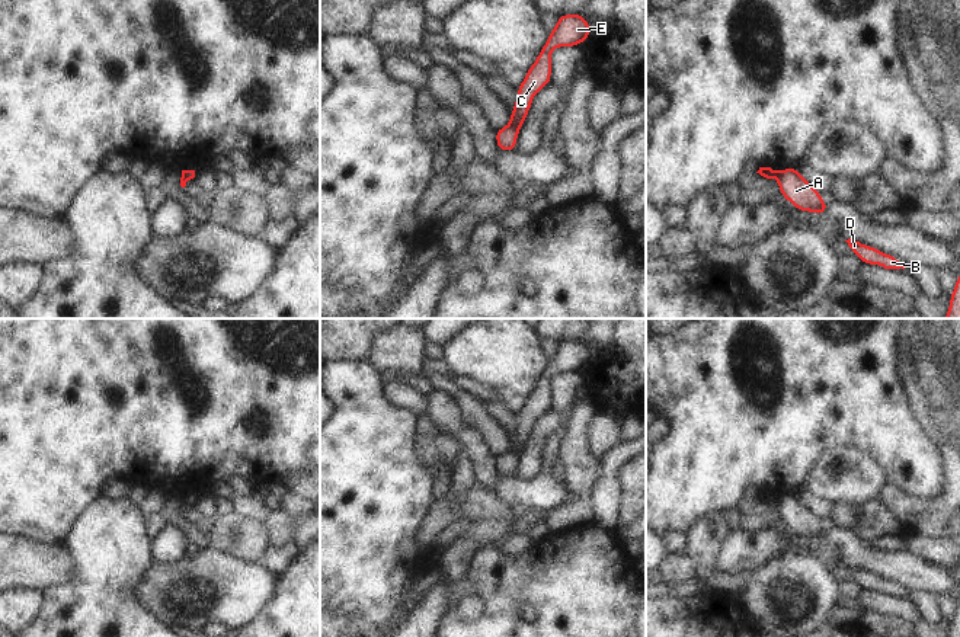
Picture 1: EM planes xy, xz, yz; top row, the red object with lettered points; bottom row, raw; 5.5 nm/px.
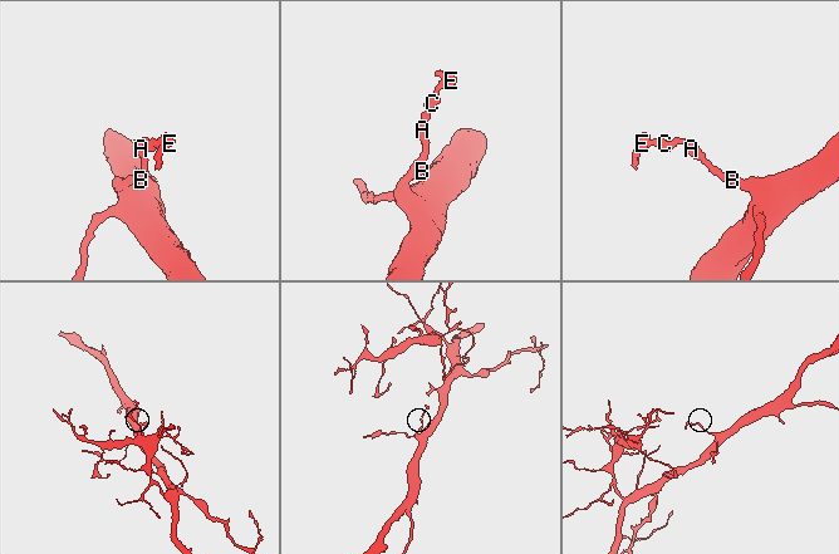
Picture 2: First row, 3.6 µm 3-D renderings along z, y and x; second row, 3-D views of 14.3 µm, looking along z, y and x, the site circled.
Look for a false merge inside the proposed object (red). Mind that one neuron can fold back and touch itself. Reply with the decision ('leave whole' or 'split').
split

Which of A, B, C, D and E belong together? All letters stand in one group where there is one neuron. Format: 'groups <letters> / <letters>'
groups A B D / C E

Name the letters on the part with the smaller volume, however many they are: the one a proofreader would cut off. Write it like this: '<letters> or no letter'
C, E

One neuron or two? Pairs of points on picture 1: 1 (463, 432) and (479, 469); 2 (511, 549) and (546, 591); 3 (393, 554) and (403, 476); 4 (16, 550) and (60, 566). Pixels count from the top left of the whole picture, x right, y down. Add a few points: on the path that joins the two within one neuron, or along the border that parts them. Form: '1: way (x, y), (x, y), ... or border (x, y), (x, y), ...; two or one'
1: way (472, 441), (479, 460); one
2: border (534, 543), (514, 556), (505, 556), (498, 549); two
3: way (393, 535), (393, 495); one
4: way (26, 560), (34, 566), (50, 566); one

